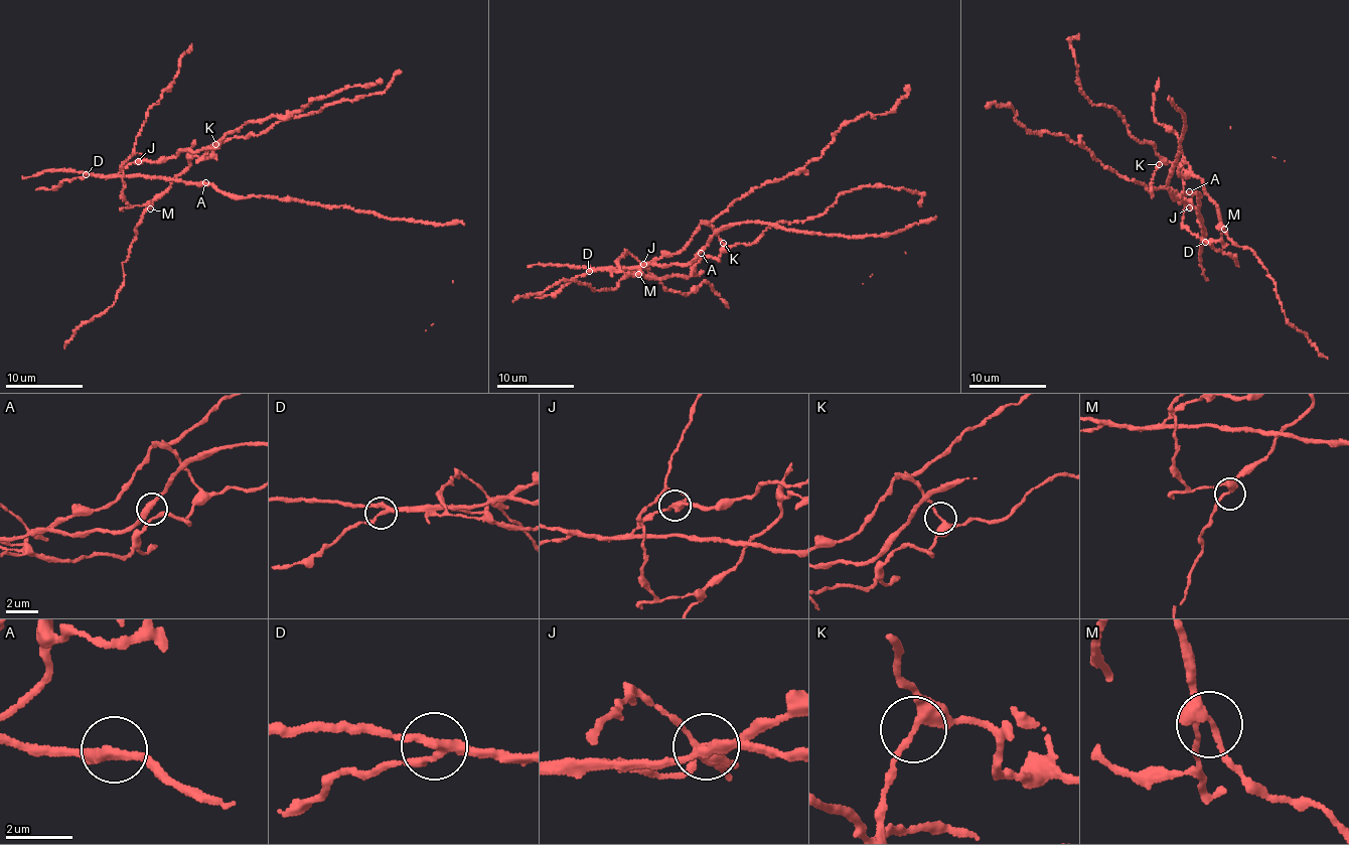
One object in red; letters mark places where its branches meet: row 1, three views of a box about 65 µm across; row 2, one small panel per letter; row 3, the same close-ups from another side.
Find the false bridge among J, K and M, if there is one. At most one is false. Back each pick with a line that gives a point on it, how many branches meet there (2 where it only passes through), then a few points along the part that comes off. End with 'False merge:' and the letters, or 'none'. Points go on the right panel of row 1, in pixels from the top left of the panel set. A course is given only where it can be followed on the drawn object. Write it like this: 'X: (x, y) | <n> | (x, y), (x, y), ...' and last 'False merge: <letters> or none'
J: (1189, 207) | 3
False merge: J

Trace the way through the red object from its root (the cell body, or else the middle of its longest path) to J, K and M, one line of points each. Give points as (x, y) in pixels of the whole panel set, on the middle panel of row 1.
J: (624, 268), (637, 270), (642, 264)
K: (624, 268), (647, 268), (629, 252), (619, 260), (624, 273), (685, 277), (701, 258), (719, 257), (723, 243)
M: (624, 268), (647, 268), (629, 252), (619, 258), (620, 270), (638, 274)

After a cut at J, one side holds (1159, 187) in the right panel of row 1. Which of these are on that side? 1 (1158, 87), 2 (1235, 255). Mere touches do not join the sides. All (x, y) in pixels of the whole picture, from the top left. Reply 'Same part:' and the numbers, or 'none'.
Same part: 2

